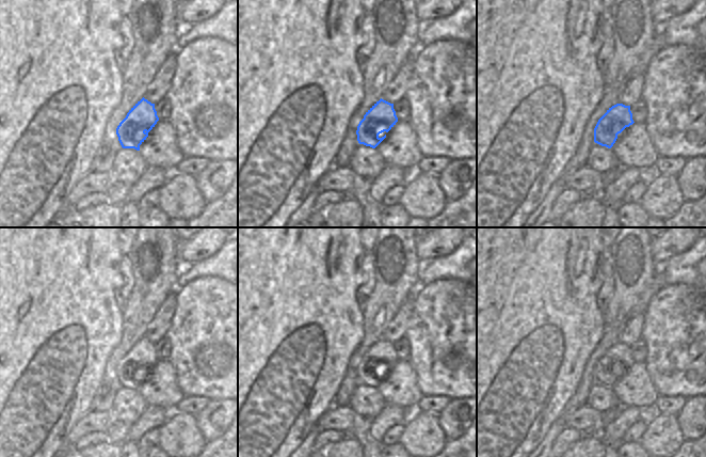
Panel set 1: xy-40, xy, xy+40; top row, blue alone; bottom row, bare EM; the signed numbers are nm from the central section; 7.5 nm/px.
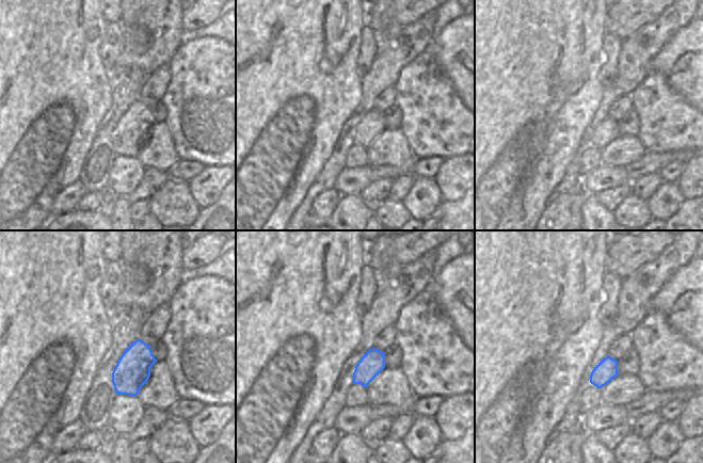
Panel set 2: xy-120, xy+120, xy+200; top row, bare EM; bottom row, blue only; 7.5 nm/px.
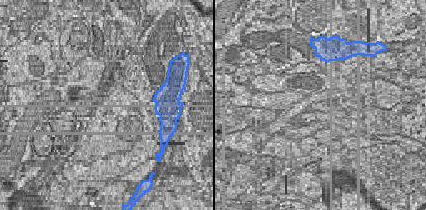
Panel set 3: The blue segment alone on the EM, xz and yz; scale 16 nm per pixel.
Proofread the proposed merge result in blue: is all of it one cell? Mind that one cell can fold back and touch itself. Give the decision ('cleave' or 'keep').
keep

